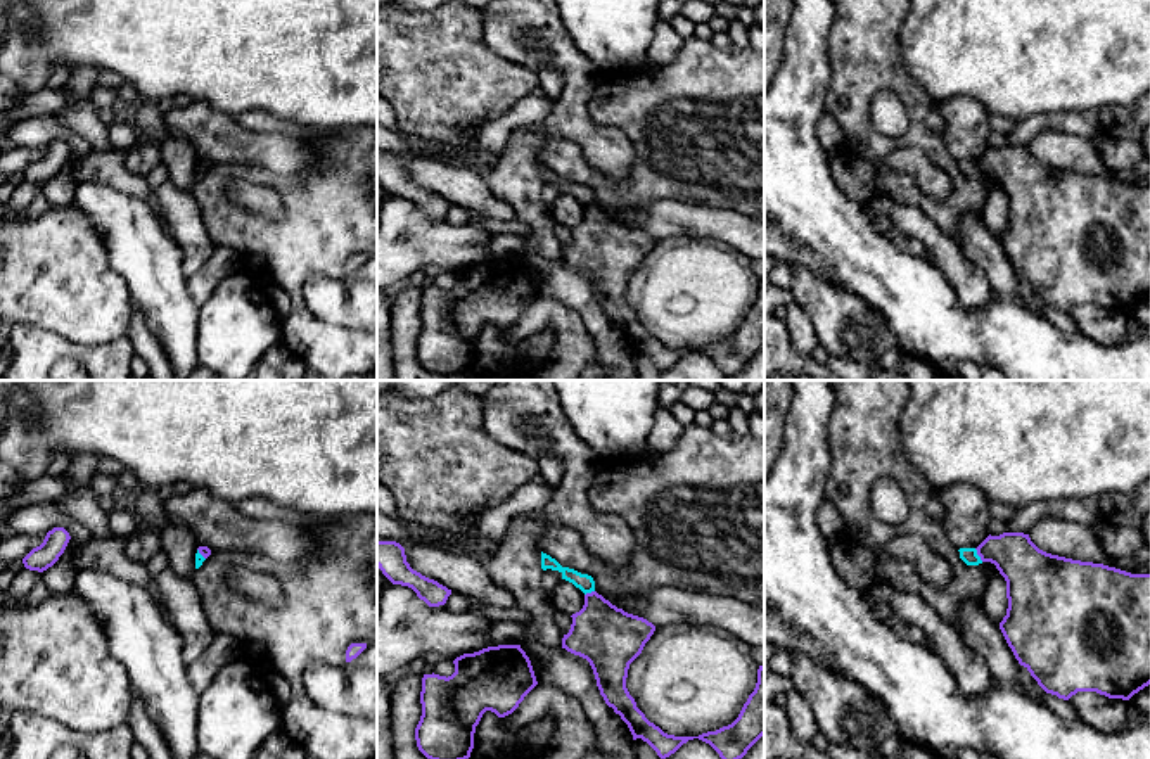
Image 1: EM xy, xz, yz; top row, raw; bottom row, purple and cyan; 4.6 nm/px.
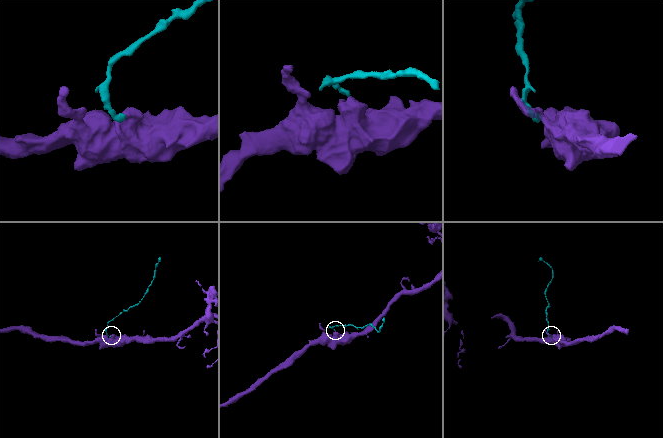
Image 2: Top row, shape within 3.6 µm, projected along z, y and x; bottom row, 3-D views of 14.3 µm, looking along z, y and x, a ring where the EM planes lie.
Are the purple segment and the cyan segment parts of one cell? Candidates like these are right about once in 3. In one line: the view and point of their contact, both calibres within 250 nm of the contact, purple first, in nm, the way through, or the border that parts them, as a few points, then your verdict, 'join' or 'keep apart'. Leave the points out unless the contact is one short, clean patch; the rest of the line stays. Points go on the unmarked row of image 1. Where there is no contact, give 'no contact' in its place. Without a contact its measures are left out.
yz (977, 166) | 220/80 nm | along yz (974, 161), (983, 173) | keep apart

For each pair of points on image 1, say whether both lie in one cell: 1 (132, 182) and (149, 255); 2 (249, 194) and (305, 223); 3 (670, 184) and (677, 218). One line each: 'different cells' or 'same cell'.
1: different cells
2: different cells
3: different cells

